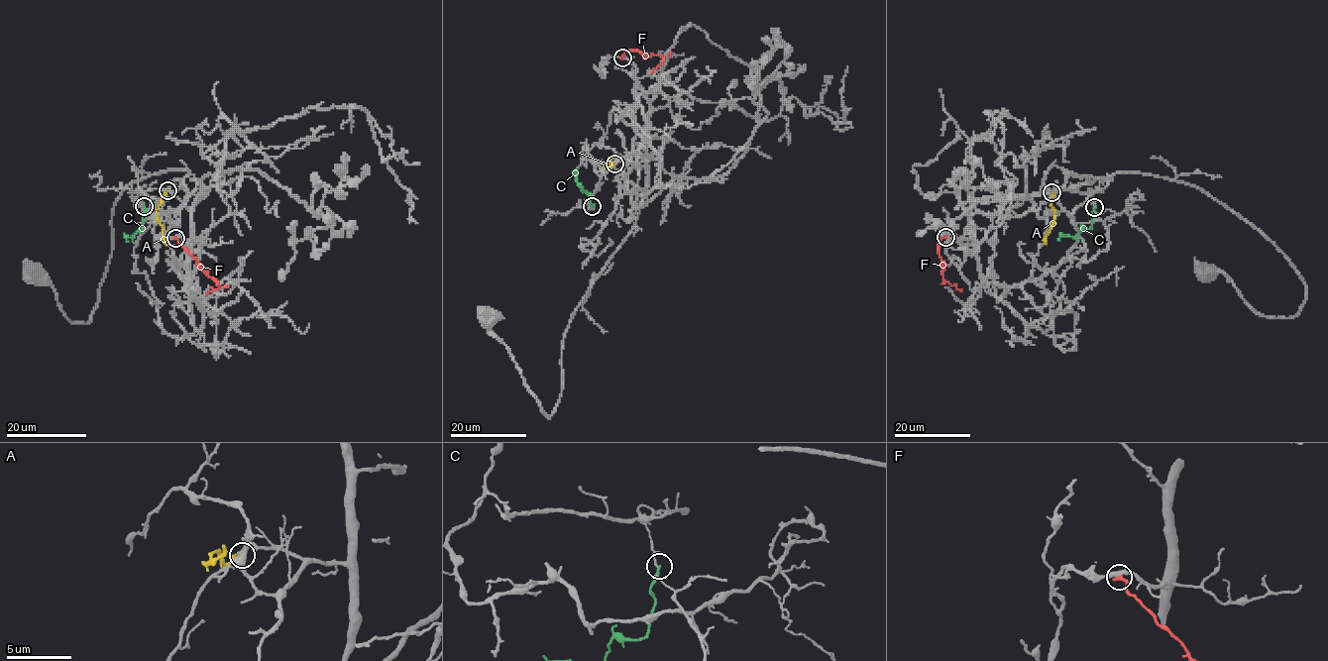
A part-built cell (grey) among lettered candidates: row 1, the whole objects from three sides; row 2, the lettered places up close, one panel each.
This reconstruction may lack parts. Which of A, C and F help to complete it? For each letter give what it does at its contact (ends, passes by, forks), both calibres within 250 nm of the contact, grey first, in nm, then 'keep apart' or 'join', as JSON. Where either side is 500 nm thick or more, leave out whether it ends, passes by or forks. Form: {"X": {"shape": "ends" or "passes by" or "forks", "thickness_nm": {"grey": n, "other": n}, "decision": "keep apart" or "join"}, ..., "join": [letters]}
{"A": {"shape": "ends", "thickness_nm": {"grey": 240, "other": 180}, "decision": "keep apart"}, "C": {"shape": "ends", "thickness_nm": {"grey": 140, "other": 240}, "decision": "keep apart"}, "F": {"shape": "ends", "thickness_nm": {"grey": 340, "other": 340}, "decision": "keep apart"}, "join": []}

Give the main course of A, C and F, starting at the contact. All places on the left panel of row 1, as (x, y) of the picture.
A: (167, 190), (157, 210), (166, 245)
C: (144, 206), (143, 228), (126, 236), (127, 242)
F: (175, 238), (199, 268), (220, 285), (206, 295)

